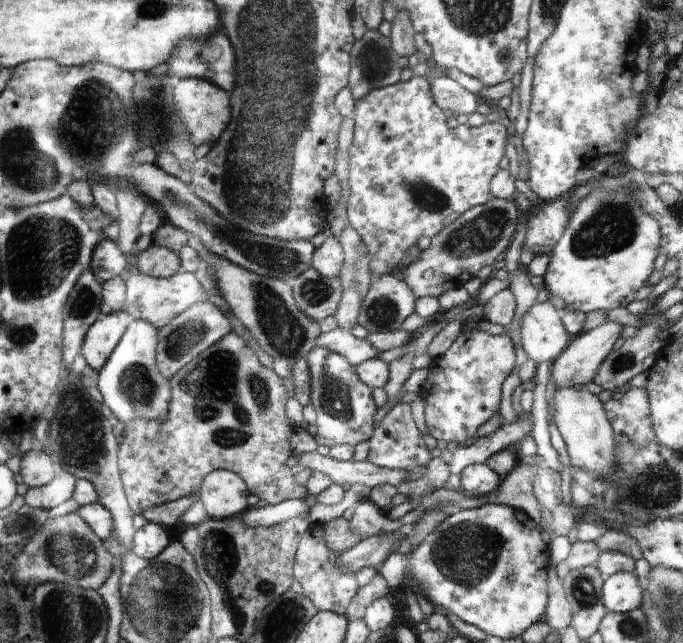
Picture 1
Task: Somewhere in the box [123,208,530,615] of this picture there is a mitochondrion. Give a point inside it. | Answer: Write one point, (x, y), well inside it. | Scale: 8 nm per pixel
(218, 374)

